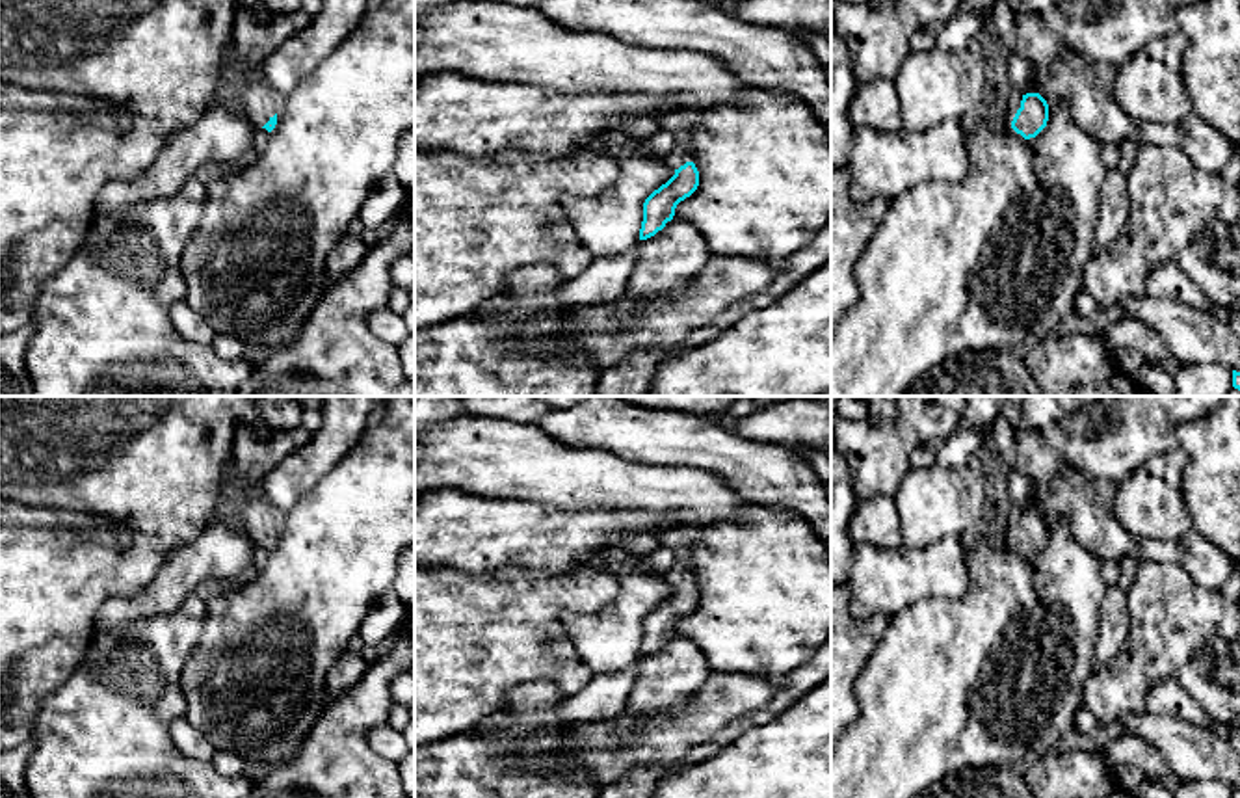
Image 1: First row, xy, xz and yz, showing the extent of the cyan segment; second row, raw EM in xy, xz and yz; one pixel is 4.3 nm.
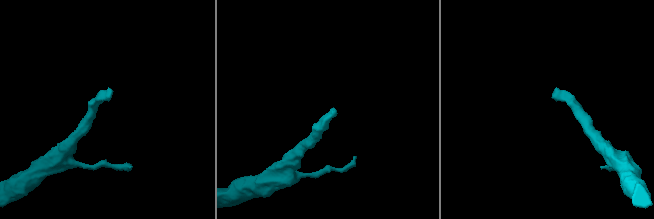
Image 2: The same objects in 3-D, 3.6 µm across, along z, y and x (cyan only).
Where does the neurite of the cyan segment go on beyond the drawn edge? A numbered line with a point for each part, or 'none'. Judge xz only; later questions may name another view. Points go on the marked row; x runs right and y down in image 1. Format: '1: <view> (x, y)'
1: xz (679, 155)

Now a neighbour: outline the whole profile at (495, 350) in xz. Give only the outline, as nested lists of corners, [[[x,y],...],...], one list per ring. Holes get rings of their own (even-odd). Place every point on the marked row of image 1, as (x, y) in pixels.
[[[528,264],[513,270],[502,292],[498,292],[493,299],[485,301],[478,309],[465,313],[457,318],[452,318],[439,326],[429,326],[422,331],[415,331],[415,396],[599,396],[597,383],[600,378],[599,365],[587,357],[580,355],[574,348],[576,327],[565,326],[563,320],[571,314],[571,307],[563,307],[554,292],[567,281],[569,277],[556,270],[550,264]],[[545,348],[563,348],[565,355],[561,359],[543,359],[541,352]]]

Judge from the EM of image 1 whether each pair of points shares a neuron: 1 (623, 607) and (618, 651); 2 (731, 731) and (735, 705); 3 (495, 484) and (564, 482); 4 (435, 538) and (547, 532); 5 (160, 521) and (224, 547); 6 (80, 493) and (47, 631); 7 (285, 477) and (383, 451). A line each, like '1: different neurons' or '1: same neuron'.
1: same neuron
2: different neurons
3: same neuron
4: same neuron
5: different neurons
6: same neuron
7: different neurons

